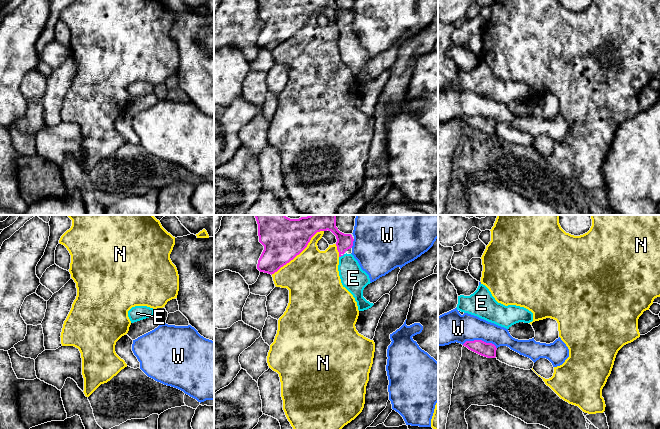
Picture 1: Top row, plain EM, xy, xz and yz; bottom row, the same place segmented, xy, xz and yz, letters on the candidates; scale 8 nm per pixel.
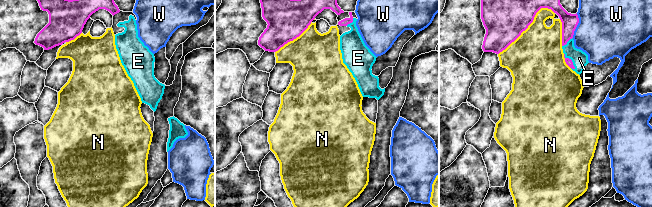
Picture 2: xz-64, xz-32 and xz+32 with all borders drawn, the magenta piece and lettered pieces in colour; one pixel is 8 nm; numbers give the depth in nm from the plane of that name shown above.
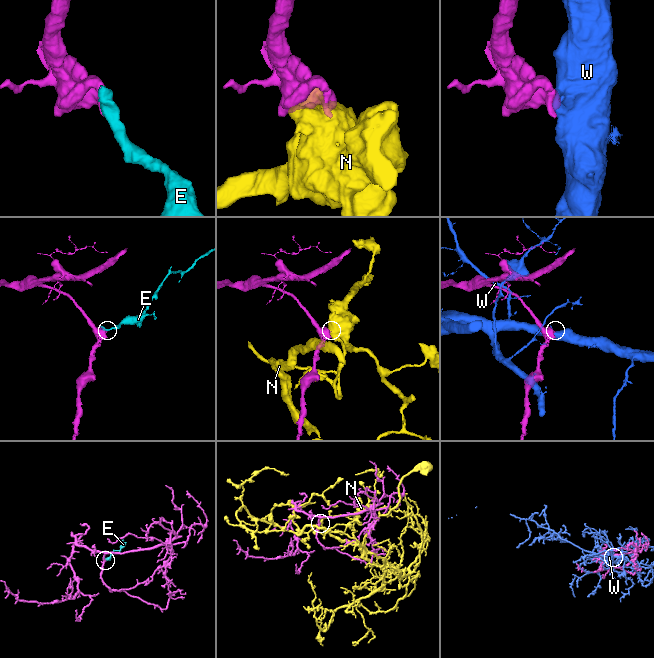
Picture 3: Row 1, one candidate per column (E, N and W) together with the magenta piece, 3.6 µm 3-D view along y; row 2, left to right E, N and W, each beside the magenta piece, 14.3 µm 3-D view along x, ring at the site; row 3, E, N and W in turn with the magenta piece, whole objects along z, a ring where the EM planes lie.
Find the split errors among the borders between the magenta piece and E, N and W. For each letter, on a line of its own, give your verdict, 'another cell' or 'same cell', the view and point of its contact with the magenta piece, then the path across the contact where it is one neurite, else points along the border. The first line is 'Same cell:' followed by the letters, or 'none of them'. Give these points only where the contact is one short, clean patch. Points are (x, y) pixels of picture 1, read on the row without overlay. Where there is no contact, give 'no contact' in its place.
Same cell: E
E: same cell; contact xz (341, 31)
N: another cell; contact xz (298, 30)
W: another cell; contact yz (480, 116)

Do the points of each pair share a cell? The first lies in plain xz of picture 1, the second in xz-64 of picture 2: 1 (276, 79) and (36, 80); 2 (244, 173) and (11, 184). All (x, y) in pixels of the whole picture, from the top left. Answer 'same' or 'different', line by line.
1: different
2: same

